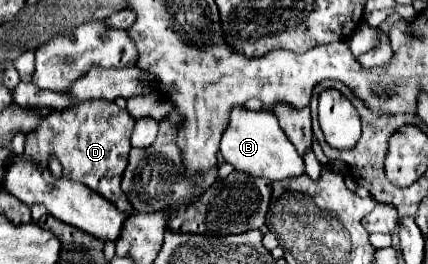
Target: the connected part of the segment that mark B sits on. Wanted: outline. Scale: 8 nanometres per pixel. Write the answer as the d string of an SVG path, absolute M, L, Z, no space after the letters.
M233 107L219 149L227 163L231 163L237 171L253 177L265 177L277 181L303 173L303 157L297 153L297 149L281 129L277 117L269 109L251 111L245 107Z

